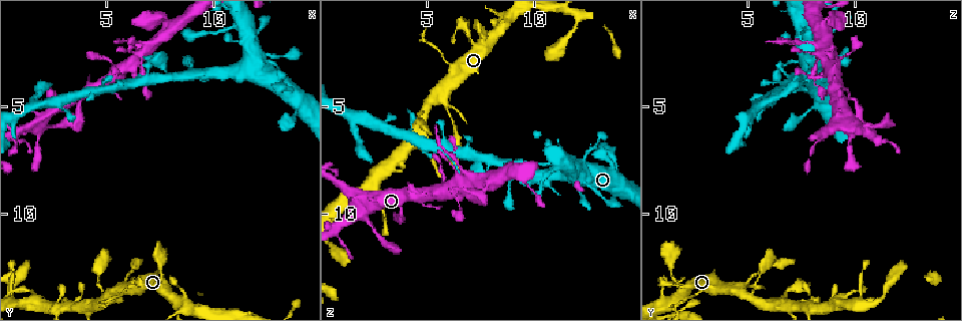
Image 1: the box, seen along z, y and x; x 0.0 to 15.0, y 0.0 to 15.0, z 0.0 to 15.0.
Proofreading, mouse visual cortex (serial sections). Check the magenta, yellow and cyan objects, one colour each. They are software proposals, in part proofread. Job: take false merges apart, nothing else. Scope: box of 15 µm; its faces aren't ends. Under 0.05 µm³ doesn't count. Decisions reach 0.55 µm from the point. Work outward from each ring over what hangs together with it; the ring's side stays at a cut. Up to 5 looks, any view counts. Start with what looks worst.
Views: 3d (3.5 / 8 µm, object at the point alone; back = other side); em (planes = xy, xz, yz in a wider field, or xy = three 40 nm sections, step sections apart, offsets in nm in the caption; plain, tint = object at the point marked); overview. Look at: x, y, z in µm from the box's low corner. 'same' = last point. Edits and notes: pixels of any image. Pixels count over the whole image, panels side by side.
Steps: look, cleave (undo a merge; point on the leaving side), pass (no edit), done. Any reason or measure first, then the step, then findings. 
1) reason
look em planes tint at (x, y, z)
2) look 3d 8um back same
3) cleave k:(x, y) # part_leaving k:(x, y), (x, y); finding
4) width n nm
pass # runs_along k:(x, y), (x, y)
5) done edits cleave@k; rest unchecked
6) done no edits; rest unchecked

sharp bend
look 3d 3.5um at (11.9, 3.0, 7.8)

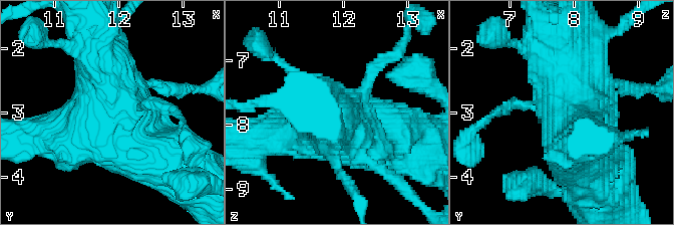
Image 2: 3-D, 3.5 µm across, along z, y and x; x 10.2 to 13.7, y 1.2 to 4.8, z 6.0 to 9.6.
look em xy step 3 tint same

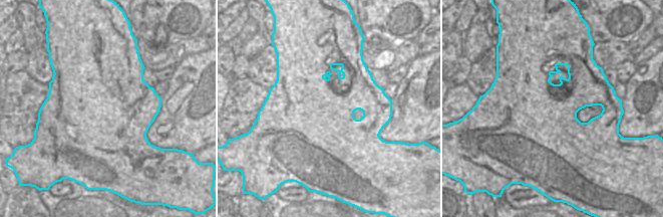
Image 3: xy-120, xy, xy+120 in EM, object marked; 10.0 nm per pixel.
pass # runs_along 2:(153, 156), (101, 131), (30, 137); one cell here

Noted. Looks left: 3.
sudden change in width
look 3d 3.5um at (13.6, 5.5, 7.5)

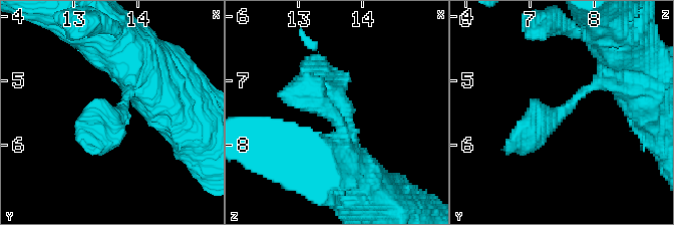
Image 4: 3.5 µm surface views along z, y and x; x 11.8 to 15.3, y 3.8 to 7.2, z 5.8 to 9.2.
arm_widths 150, 350 nm
look em planes tint at (13.70, 5.50, 7.40)

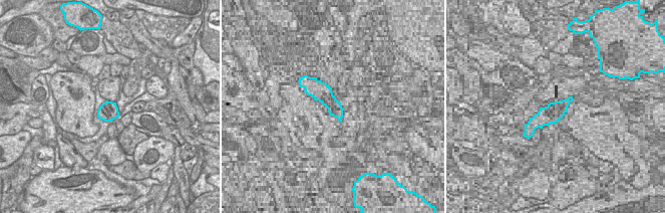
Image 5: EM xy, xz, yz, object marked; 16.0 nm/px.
look em xy step 1 tint same

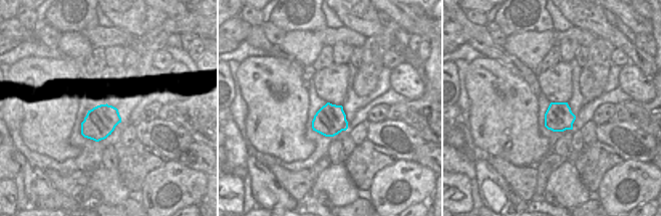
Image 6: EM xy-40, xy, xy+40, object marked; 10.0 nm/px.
width 320 nm
pass # runs_along 4:(605, 77), (510, 152); all the same cell

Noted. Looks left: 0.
done no edits; rest unchecked

